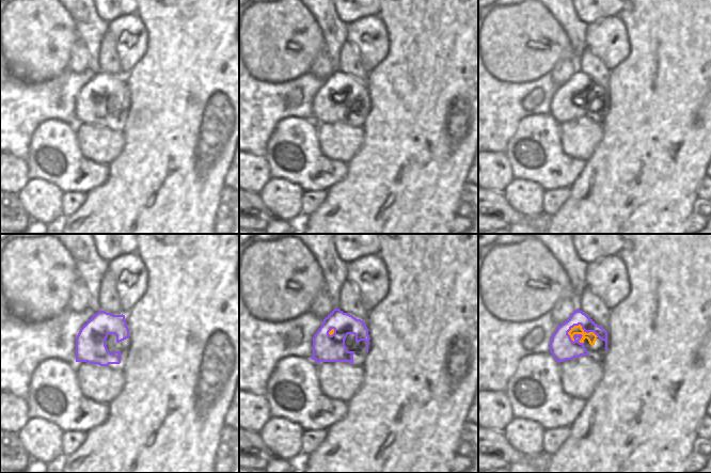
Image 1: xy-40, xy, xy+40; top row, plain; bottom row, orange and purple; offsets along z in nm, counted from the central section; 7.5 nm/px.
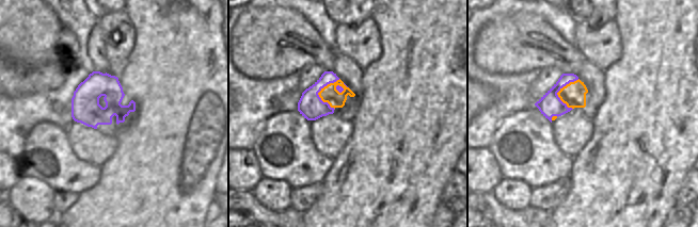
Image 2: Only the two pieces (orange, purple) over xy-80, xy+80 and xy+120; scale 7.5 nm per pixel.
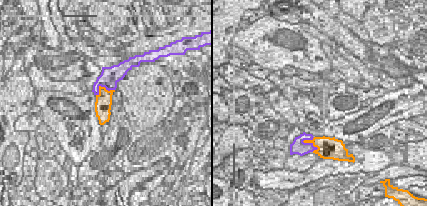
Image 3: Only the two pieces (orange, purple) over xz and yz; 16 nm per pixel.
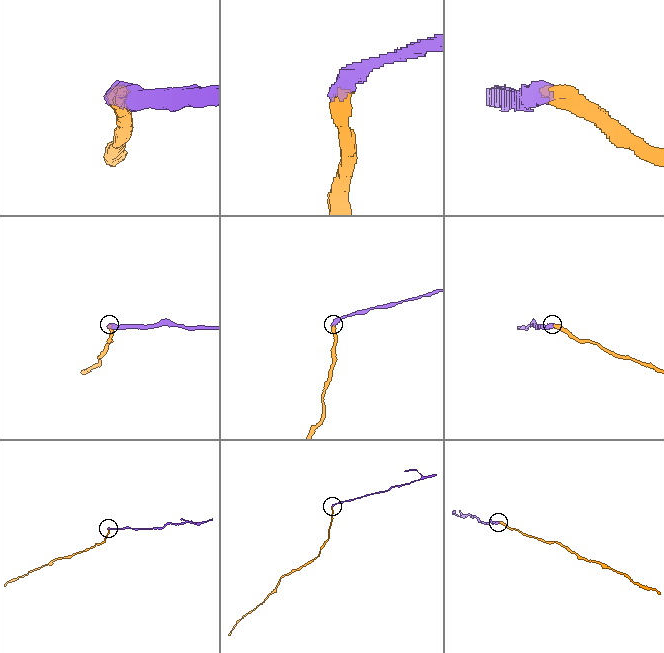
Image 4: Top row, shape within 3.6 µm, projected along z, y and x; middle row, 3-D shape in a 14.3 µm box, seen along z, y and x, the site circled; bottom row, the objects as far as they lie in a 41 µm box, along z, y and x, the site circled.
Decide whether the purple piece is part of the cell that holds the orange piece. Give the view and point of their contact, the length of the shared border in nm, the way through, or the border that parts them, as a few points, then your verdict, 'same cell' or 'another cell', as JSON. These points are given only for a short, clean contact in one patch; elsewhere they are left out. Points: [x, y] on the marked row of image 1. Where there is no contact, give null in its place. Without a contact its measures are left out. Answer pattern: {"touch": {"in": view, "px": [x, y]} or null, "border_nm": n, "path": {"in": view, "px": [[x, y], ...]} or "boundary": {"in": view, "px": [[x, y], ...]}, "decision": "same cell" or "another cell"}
{"touch": {"in": "xy+40", "px": [581, 328]}, "border_nm": 240, "decision": "same cell"}

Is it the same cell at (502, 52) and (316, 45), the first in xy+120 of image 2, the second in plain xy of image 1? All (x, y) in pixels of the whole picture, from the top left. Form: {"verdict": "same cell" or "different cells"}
{"verdict": "same cell"}

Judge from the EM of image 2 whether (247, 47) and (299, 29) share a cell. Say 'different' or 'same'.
same

